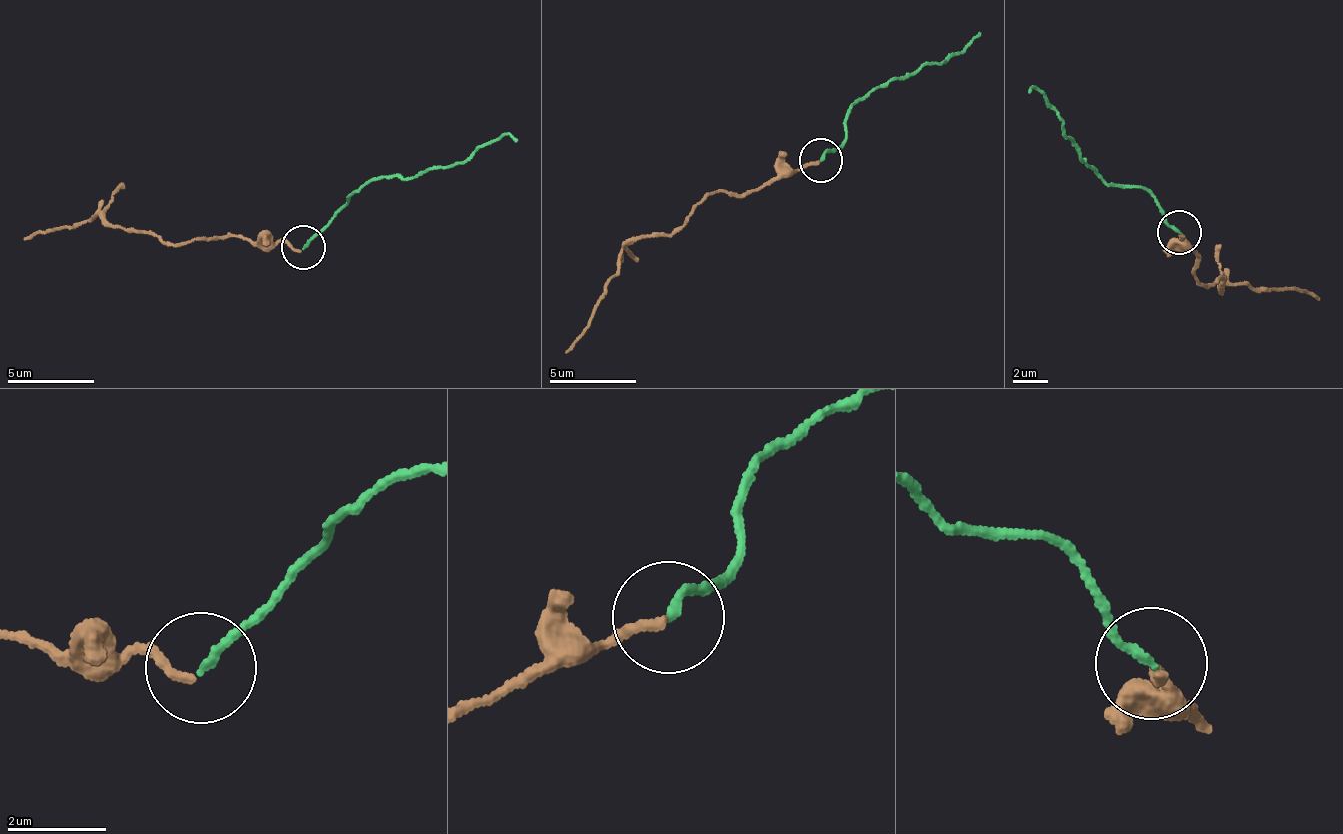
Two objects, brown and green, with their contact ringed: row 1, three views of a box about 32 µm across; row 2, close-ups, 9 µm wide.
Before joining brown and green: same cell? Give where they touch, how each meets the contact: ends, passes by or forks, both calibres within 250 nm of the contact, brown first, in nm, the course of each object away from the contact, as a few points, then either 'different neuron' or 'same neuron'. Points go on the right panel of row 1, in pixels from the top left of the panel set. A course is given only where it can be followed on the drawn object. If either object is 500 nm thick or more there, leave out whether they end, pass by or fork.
(1179, 232) | brown ends | green ends | 190/160 nm | brown via (1182, 236), (1201, 283), (1321, 297) | green via (1178, 231), (1147, 188), (1110, 185), (1100, 172), (1082, 160), (1044, 96), (1034, 89), (1027, 95) | same neuron

